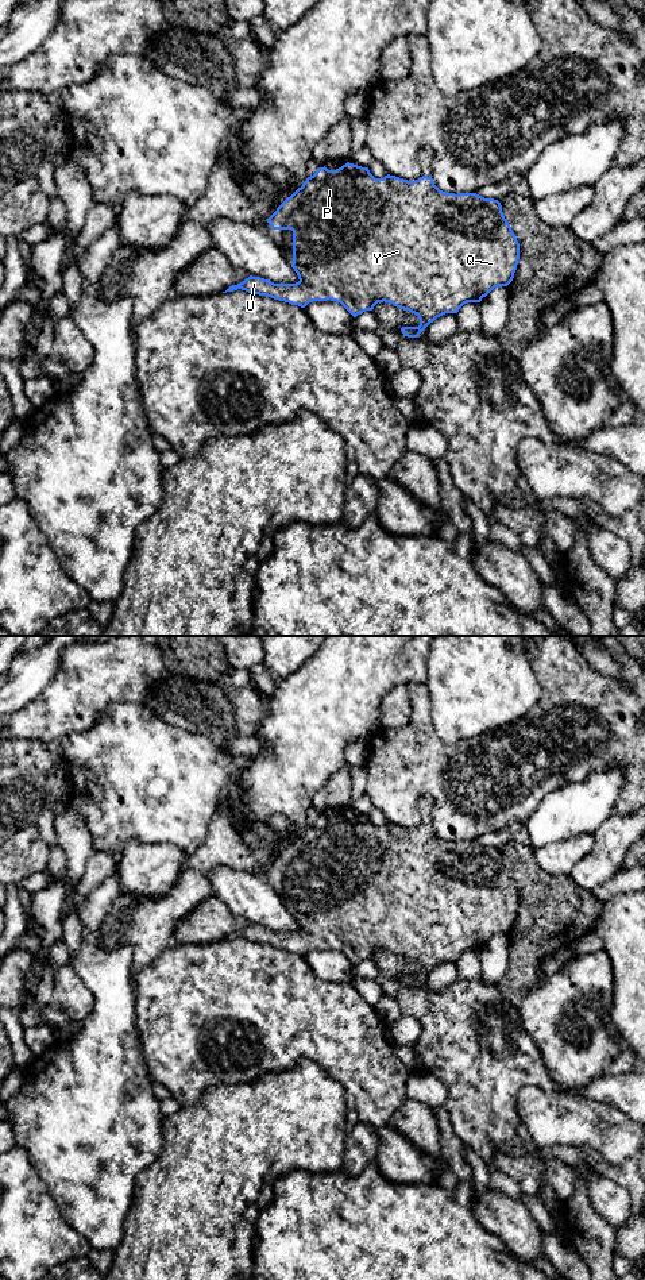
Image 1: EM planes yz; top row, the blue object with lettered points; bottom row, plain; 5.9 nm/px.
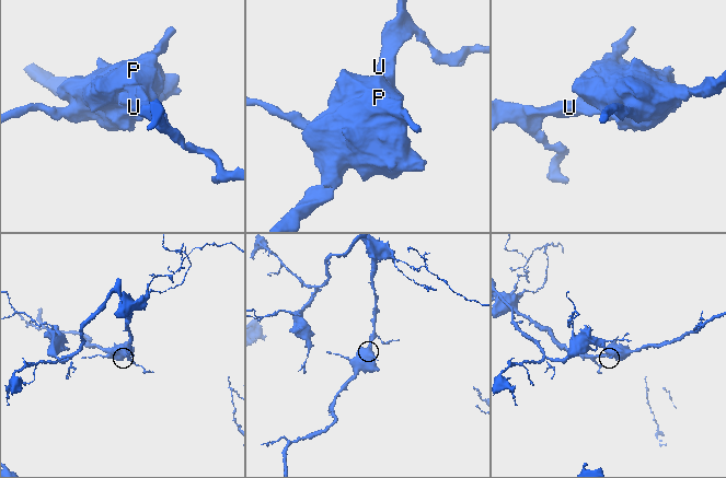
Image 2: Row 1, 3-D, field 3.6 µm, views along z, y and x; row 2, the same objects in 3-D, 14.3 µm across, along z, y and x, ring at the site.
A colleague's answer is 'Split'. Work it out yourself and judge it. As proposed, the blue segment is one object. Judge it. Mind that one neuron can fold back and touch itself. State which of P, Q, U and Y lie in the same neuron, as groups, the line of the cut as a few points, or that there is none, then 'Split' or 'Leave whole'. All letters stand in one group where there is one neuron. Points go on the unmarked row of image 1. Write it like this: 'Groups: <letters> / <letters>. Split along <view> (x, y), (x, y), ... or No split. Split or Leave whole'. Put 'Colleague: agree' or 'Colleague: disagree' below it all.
Groups: P Q U Y. No split. Leave whole
Colleague: disagree

